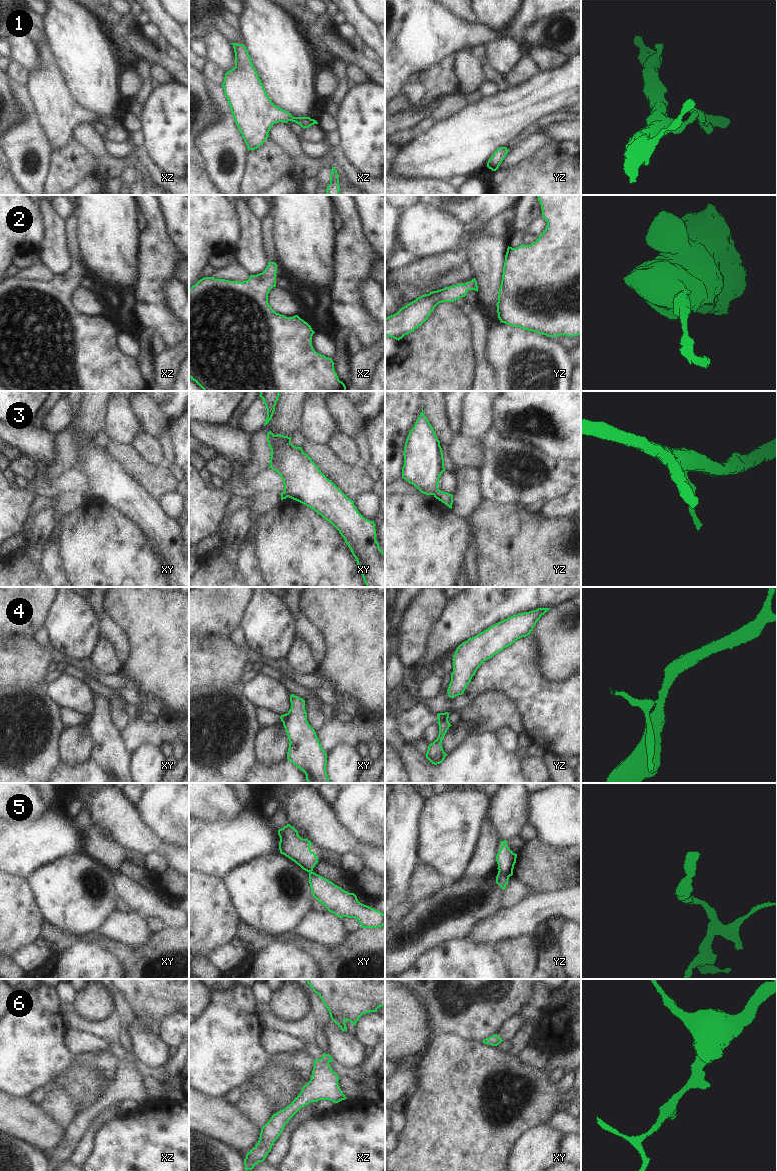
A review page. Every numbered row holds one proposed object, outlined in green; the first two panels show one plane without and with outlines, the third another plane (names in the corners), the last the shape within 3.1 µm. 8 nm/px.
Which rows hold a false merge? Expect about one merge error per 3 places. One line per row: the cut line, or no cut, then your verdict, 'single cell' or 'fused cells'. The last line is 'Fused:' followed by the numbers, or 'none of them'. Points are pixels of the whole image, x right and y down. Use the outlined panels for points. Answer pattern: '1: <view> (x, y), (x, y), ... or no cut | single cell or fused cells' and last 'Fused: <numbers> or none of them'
1: no cut | single cell
2: no cut | single cell
3: yz (438, 489), (434, 495) | fused cells
4: yz (448, 713), (437, 722) | fused cells
5: yz (499, 870), (508, 877) | fused cells
6: no cut | single cell
Fused: 3, 4, 5

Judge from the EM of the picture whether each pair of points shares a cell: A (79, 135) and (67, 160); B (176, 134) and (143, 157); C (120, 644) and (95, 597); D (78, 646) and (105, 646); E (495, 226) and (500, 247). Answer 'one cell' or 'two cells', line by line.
A: two cells
B: two cells
C: one cell
D: two cells
E: two cells

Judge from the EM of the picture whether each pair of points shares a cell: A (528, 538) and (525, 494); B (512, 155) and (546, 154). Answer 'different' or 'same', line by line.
A: different
B: different

